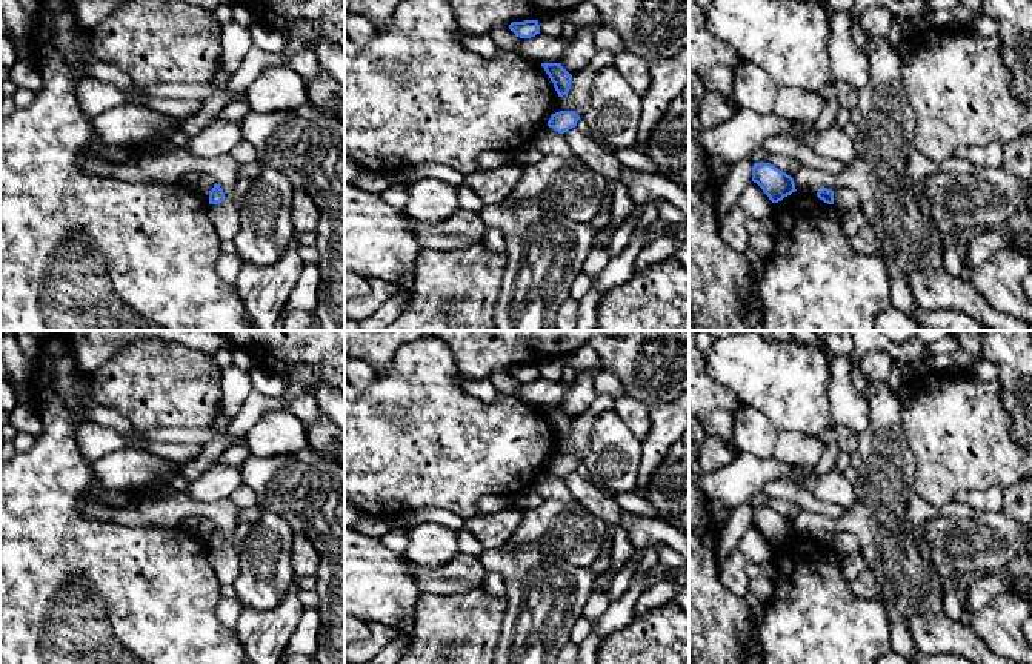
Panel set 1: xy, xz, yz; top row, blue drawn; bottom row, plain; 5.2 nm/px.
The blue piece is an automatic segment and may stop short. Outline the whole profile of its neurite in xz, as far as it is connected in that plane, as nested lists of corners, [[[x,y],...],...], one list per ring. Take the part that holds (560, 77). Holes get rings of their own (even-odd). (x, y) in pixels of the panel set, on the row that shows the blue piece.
[[[541,63],[541,66],[554,83],[558,97],[568,95],[572,75],[561,66],[561,63]]]

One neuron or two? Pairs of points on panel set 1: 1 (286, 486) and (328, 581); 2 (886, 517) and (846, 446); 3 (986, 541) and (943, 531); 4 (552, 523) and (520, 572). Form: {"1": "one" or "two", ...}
{"1": "one", "2": "two", "3": "one", "4": "two"}

